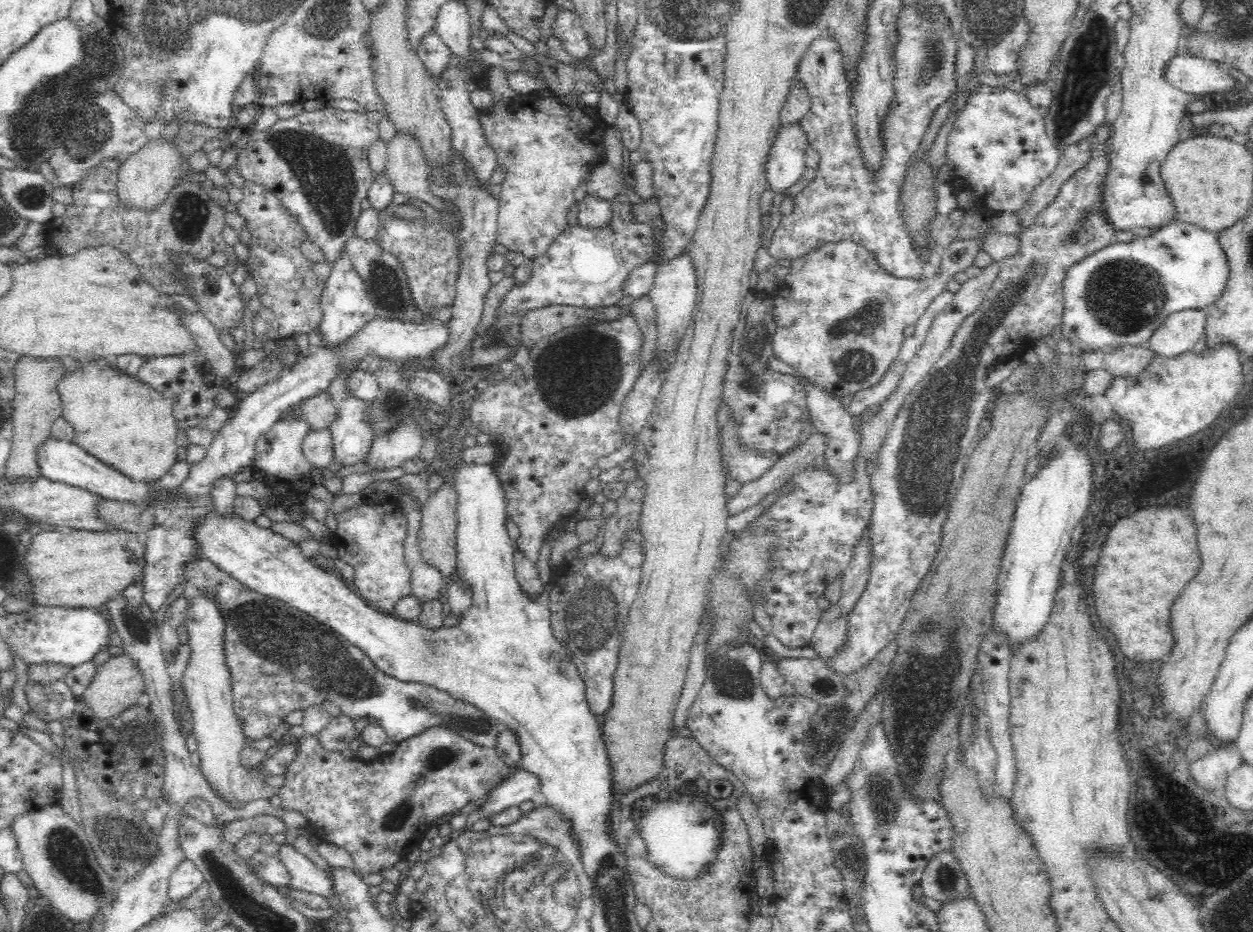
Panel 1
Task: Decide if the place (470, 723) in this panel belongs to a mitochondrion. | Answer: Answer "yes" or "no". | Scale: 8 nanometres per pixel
yes

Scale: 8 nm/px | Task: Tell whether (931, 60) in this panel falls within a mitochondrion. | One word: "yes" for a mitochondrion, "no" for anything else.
yes

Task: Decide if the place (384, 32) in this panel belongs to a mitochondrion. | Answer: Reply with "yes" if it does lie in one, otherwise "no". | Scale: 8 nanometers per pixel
no

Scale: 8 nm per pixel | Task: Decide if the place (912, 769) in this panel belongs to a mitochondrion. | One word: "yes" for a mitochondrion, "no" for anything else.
yes

